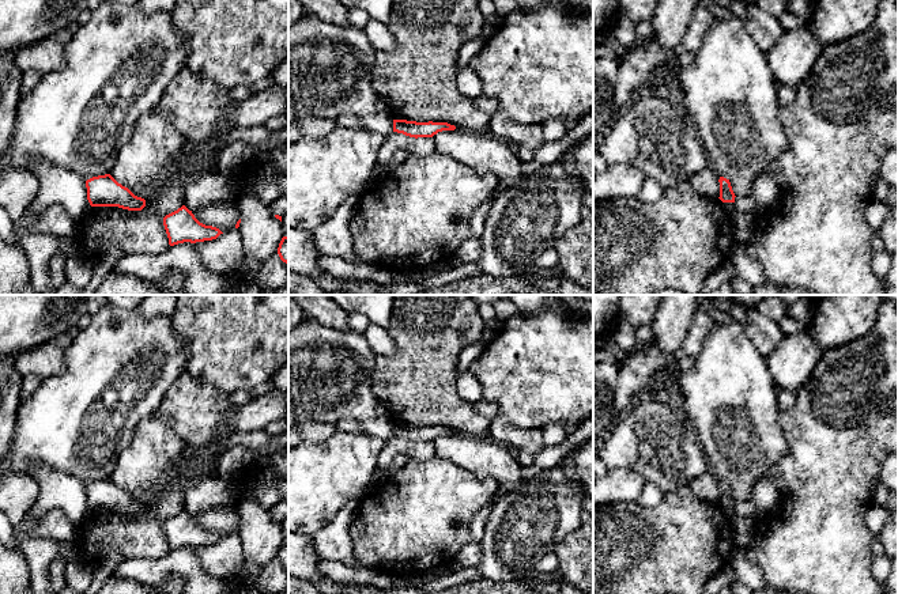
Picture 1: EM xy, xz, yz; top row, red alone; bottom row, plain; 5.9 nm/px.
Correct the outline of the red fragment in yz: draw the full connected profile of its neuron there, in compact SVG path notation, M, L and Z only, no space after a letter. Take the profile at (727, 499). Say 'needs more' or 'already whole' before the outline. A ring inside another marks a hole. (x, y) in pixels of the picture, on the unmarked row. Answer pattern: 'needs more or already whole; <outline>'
already whole; M720 481L718 487L720 487L720 502L718 503L722 507L735 507L736 500L732 495L729 484Z

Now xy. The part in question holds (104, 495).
already whole; M110 478L87 484L86 492L91 511L118 511L128 515L142 515L146 511L144 503L135 500Z

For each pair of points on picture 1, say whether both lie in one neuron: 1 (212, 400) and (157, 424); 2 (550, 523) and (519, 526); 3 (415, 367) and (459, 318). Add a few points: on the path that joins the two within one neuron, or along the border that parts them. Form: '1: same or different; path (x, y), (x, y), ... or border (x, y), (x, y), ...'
1: different; border (157, 411), (185, 445)
2: same; path (542, 523), (527, 523)
3: same; path (426, 355), (427, 350), (446, 330)

